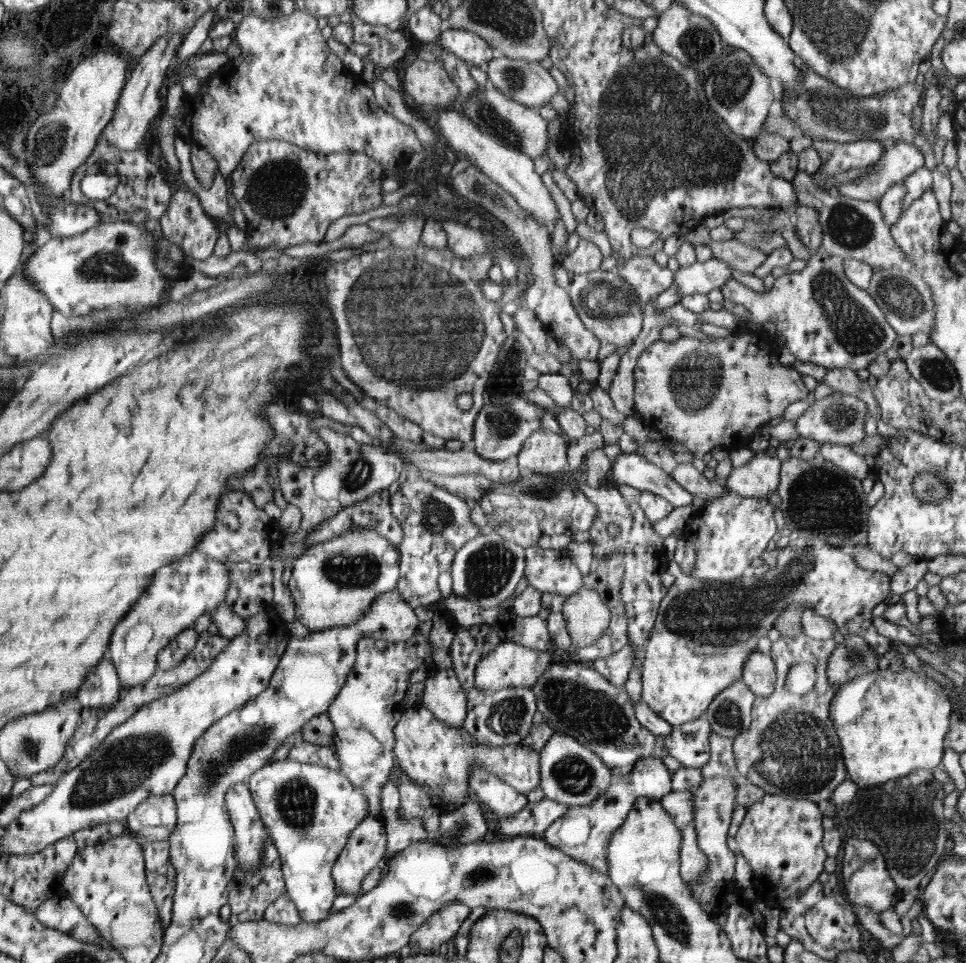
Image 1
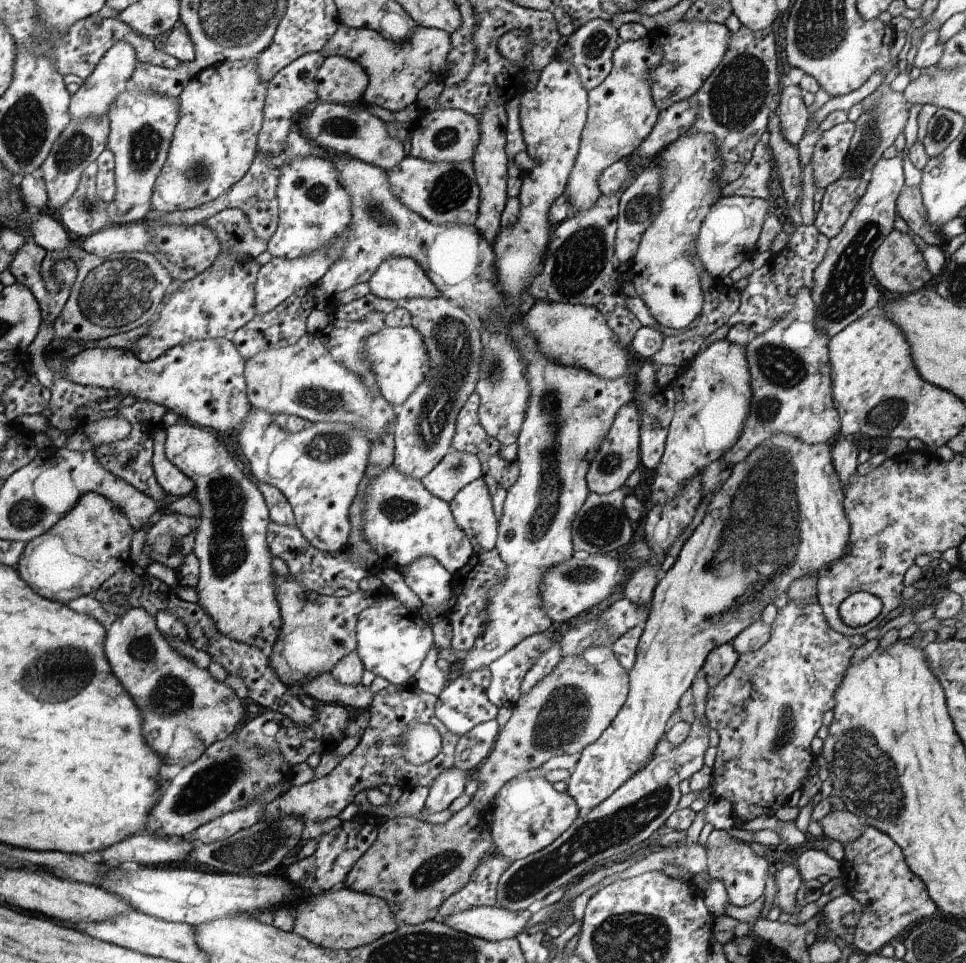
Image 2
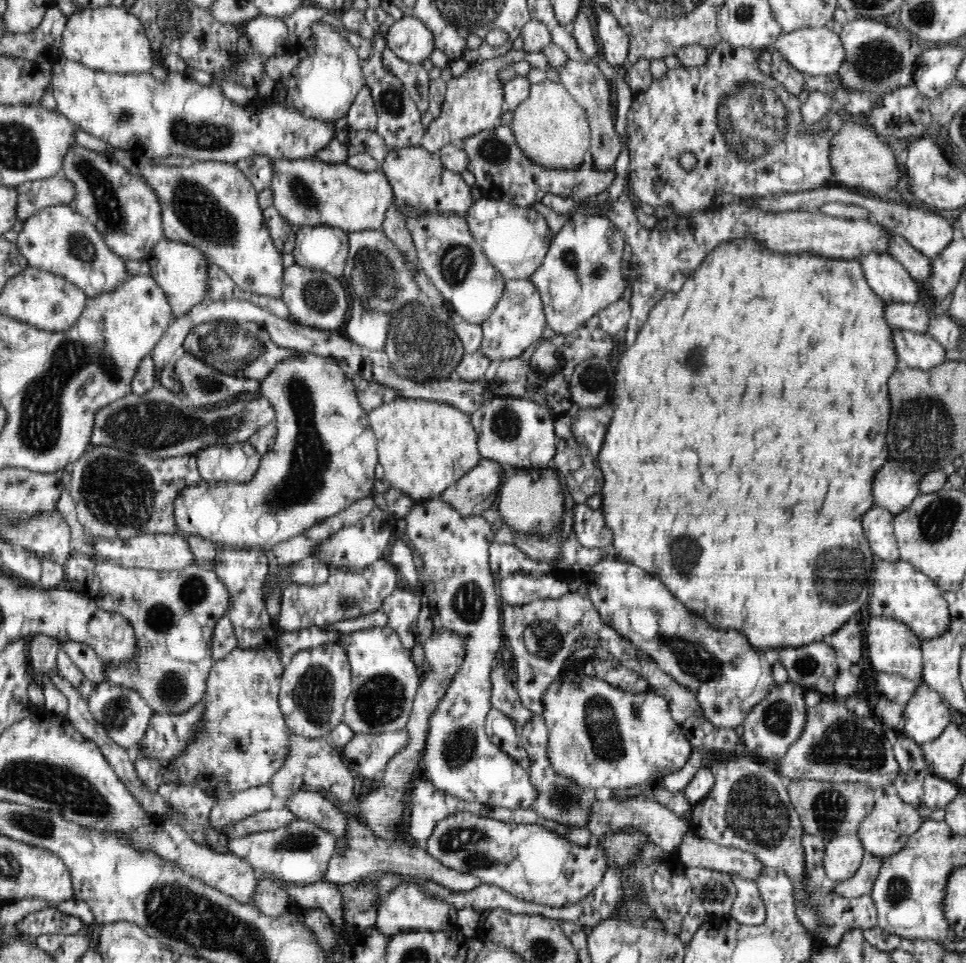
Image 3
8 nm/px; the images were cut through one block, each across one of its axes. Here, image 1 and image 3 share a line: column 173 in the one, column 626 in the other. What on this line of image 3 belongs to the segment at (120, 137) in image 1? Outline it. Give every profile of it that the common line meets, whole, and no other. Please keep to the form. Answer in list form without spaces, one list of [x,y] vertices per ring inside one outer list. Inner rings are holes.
[[[598,9],[598,40],[602,42],[602,54],[610,66],[616,69],[619,66],[628,65],[629,34],[620,26],[614,16],[608,11]]]

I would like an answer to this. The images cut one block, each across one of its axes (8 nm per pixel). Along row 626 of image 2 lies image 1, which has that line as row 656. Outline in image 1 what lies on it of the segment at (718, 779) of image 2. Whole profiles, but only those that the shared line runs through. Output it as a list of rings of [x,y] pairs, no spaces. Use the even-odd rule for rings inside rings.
[[[804,633],[795,637],[781,634],[772,643],[770,654],[777,674],[774,690],[768,696],[755,695],[751,725],[733,738],[737,769],[747,782],[759,786],[765,793],[819,803],[829,800],[836,786],[848,776],[829,712],[835,692],[829,683],[827,662],[834,646],[832,639],[819,641]],[[802,662],[814,664],[817,677],[808,694],[794,696],[786,690],[786,676],[792,666]]]

